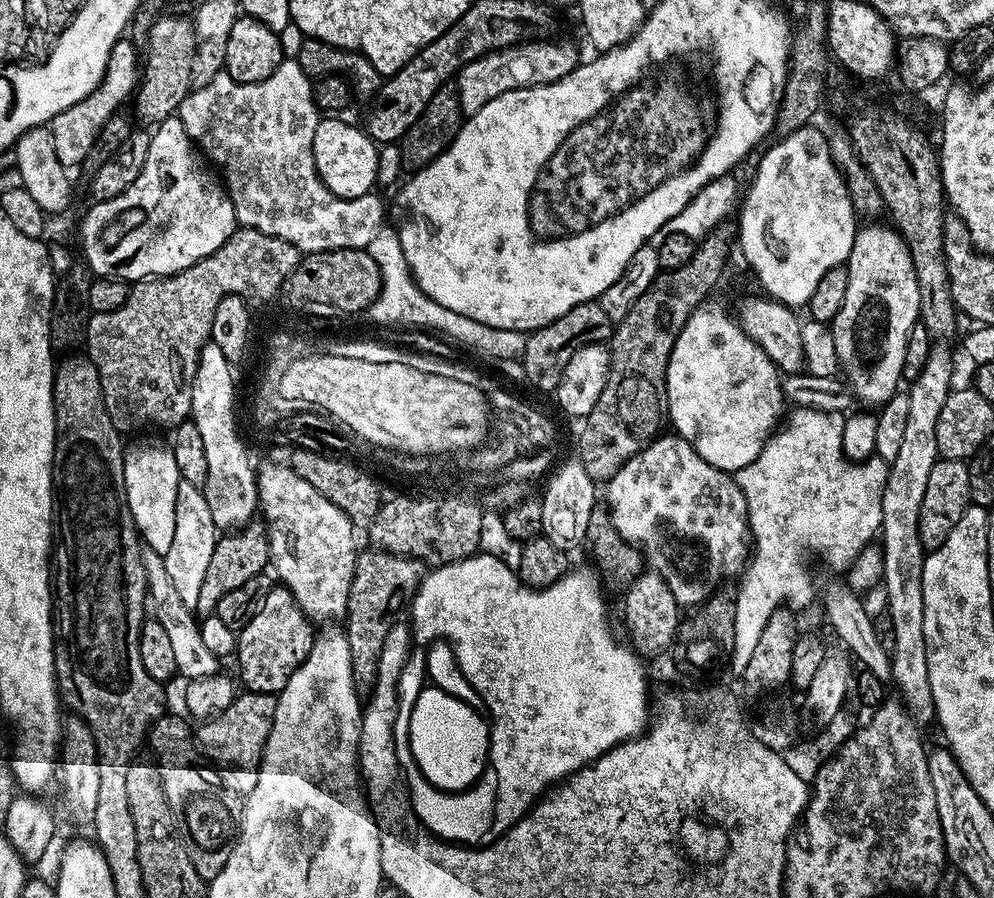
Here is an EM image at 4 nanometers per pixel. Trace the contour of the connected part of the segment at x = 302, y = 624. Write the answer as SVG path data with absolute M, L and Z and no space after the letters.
M273 586L269 597L236 637L234 660L240 663L238 680L247 691L278 694L290 682L290 674L306 662L314 639L313 621L298 606L294 594L283 586Z

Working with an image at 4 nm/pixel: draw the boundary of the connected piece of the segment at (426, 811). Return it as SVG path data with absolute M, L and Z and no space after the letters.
M491 770L485 771L475 784L460 792L444 792L436 788L419 771L414 778L416 788L407 789L408 798L414 802L416 817L433 836L461 846L476 846L485 839L484 835L489 835L496 801L496 775Z

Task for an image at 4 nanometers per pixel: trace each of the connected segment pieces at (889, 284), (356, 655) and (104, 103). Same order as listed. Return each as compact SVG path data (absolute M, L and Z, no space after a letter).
M861 227L854 238L854 246L848 255L846 282L846 302L842 310L831 322L832 351L835 363L842 371L843 379L851 389L853 397L861 405L879 406L896 395L902 384L904 358L906 356L906 338L910 330L920 319L918 278L915 277L915 266L904 237L895 227L864 228Z
M383 550L361 551L356 557L354 578L350 582L348 615L346 617L346 635L352 659L352 677L356 691L360 694L371 693L376 683L378 658L386 634L390 634L393 624L397 623L400 611L420 588L420 581L425 575L425 565L411 556L395 556L393 552Z
M122 38L114 46L114 50L108 59L106 74L102 82L86 98L74 102L74 106L66 106L66 110L59 112L50 122L52 133L54 134L54 150L58 153L58 162L69 170L74 166L83 165L85 158L90 154L94 142L102 134L106 122L110 122L112 116L121 111L124 103L129 103L130 97L138 87L138 60L136 64L136 48Z

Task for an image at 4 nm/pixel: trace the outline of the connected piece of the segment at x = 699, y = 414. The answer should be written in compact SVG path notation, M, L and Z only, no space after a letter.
M708 307L693 310L686 326L682 326L678 334L678 342L674 342L674 350L670 350L670 362L666 366L666 416L676 427L673 428L675 435L690 442L696 453L710 462L710 466L735 474L758 458L785 419L782 373L733 317L731 320L722 309Z

